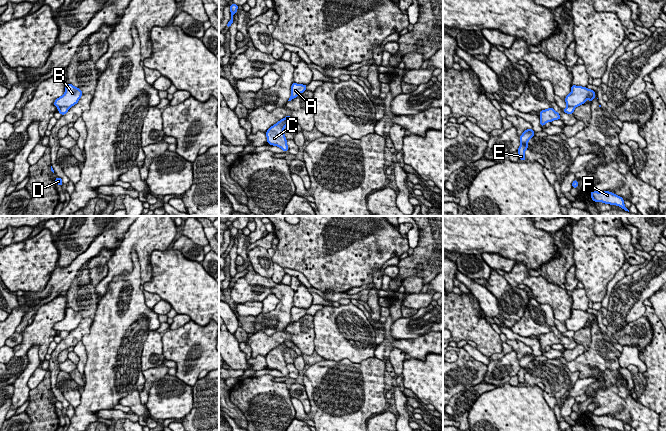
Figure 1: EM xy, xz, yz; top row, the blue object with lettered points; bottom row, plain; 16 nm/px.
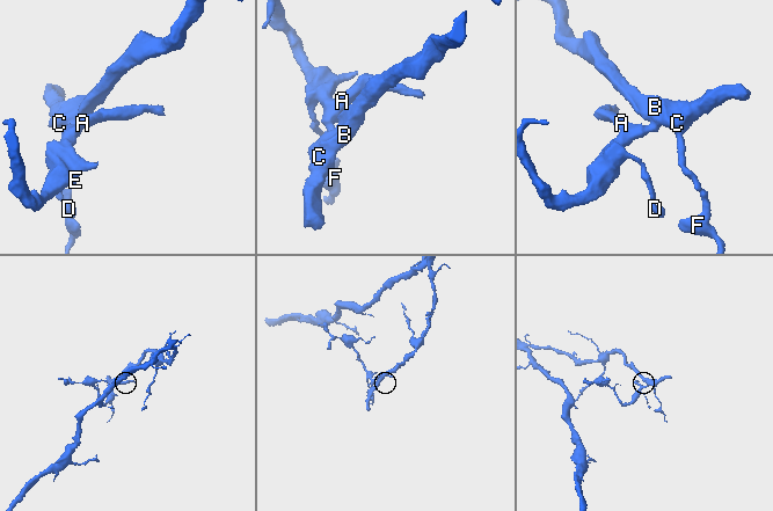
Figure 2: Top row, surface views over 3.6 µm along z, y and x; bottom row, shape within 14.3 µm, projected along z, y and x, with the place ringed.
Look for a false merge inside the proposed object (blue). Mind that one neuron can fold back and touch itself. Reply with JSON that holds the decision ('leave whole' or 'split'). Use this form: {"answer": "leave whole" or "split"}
{"answer": "split"}

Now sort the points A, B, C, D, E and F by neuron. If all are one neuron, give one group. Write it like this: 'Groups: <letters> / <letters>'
Groups: A D E / B C F

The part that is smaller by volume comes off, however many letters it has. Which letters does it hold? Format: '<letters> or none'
A, D, E

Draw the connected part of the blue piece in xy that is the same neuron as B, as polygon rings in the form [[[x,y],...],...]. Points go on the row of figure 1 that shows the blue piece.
[[[67,83],[67,85],[65,86],[65,93],[54,101],[54,106],[56,106],[57,108],[70,108],[78,103],[82,95],[83,93],[80,88]]]

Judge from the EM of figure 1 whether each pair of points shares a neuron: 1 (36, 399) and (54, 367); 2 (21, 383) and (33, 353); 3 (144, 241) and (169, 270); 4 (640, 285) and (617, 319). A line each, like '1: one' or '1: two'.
1: two
2: one
3: two
4: one

